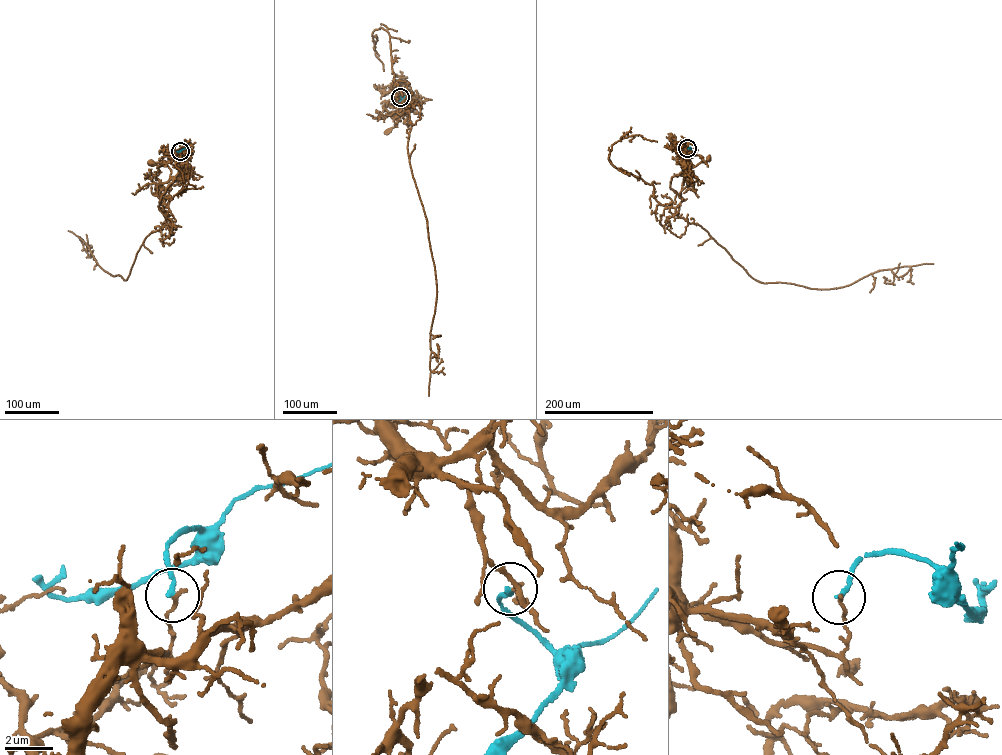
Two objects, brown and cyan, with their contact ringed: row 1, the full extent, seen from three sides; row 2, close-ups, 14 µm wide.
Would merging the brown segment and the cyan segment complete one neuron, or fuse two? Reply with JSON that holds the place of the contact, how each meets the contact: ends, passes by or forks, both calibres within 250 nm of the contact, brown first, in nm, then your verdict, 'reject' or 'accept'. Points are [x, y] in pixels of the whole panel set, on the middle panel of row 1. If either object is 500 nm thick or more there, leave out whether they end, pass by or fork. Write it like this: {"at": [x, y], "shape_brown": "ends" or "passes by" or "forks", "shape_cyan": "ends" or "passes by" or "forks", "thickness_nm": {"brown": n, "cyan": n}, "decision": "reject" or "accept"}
{"at": [400, 97], "shape_brown": "ends", "shape_cyan": "ends", "thickness_nm": {"brown": 160, "cyan": 200}, "decision": "reject"}

